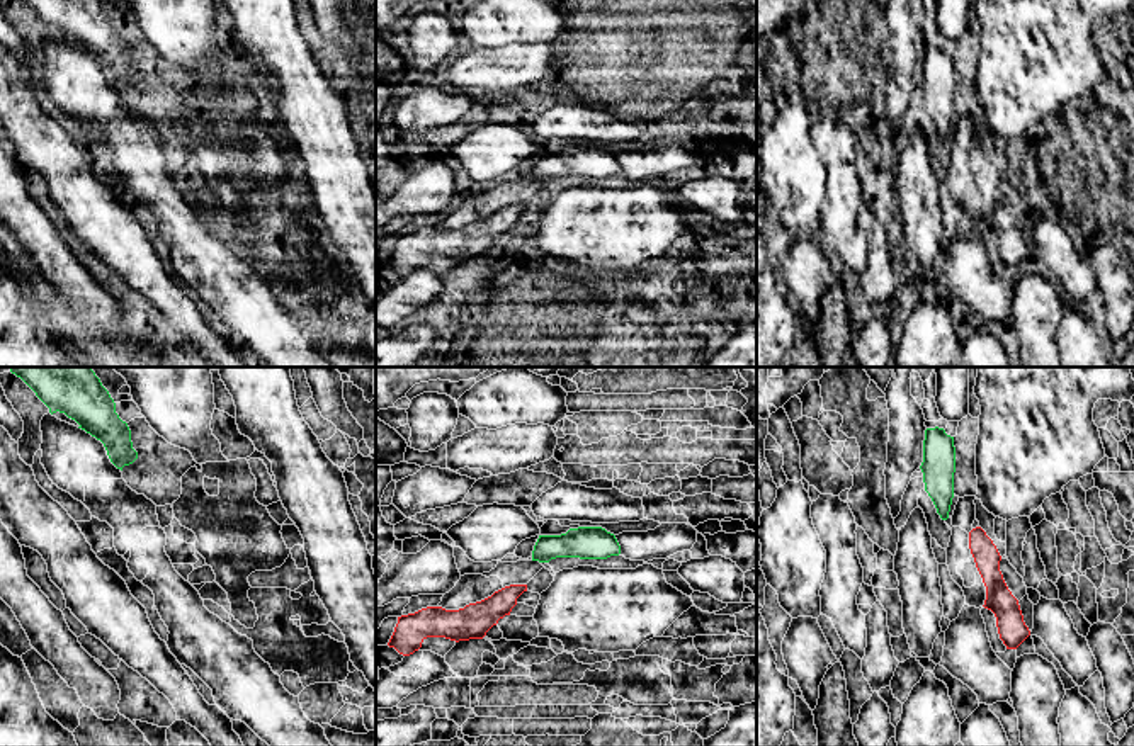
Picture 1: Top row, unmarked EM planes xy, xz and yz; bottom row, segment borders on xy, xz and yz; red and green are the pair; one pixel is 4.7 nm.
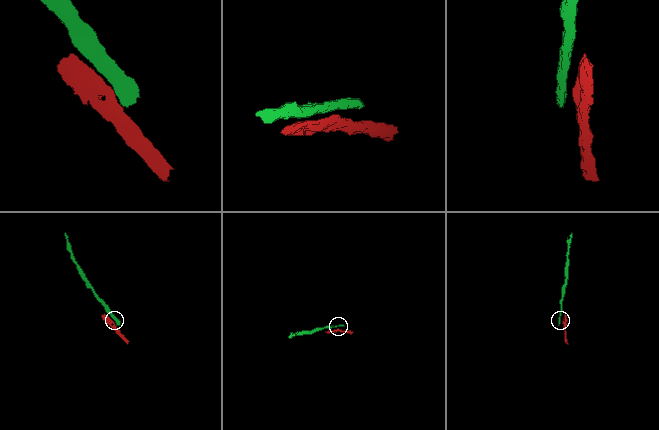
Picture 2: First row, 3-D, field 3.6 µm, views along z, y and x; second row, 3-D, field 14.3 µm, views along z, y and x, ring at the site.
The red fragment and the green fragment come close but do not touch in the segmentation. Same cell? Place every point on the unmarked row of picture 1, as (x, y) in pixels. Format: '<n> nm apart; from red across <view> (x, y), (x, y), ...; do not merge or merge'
120 nm apart; from red across xz (526, 204), (532, 179); do not merge

